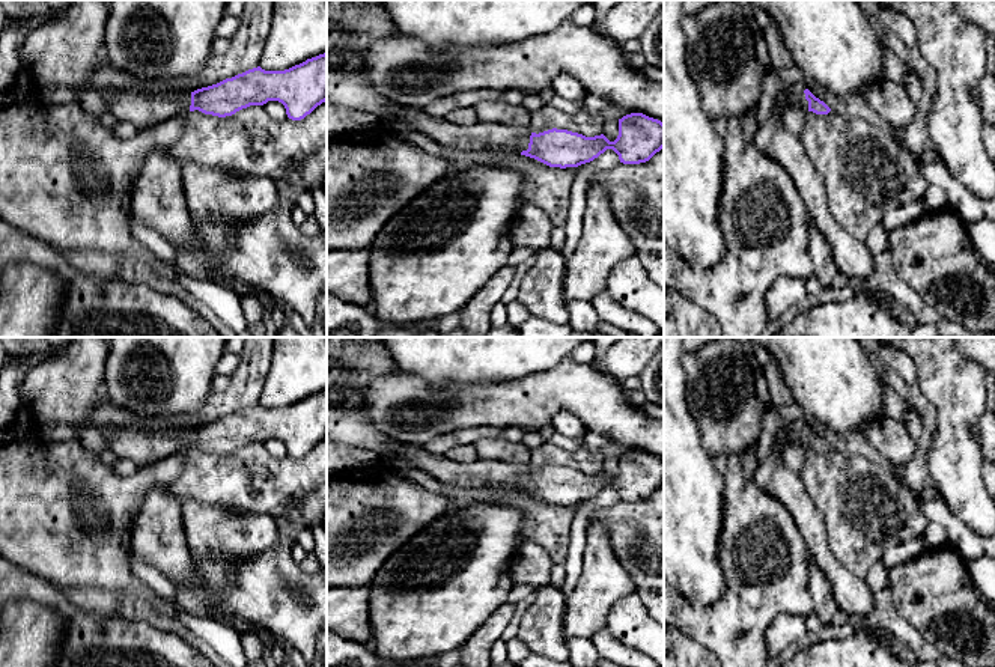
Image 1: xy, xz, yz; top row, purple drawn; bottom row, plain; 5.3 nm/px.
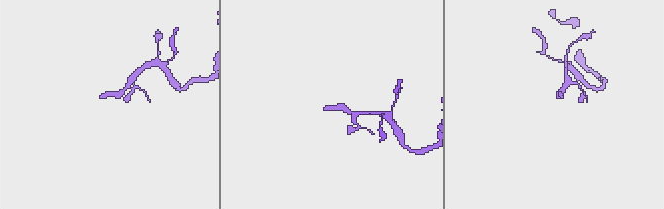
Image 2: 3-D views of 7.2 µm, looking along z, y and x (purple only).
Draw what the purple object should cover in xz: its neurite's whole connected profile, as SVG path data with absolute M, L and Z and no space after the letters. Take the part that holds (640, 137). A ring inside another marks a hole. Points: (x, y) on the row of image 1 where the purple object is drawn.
M327 0L327 98L339 105L361 110L375 116L391 110L417 132L423 132L437 143L458 151L494 151L521 154L549 167L578 167L590 163L613 149L620 163L640 164L649 161L664 148L664 123L643 113L631 113L619 119L619 136L610 142L604 134L586 137L567 129L531 132L528 128L510 128L492 122L476 122L468 126L449 122L446 117L432 117L423 108L400 105L379 95L364 75L367 48L378 39L397 35L396 24L384 8L382 0Z

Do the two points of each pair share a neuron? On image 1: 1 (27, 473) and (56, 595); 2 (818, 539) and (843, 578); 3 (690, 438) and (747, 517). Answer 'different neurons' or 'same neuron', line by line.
1: different neurons
2: same neuron
3: different neurons

